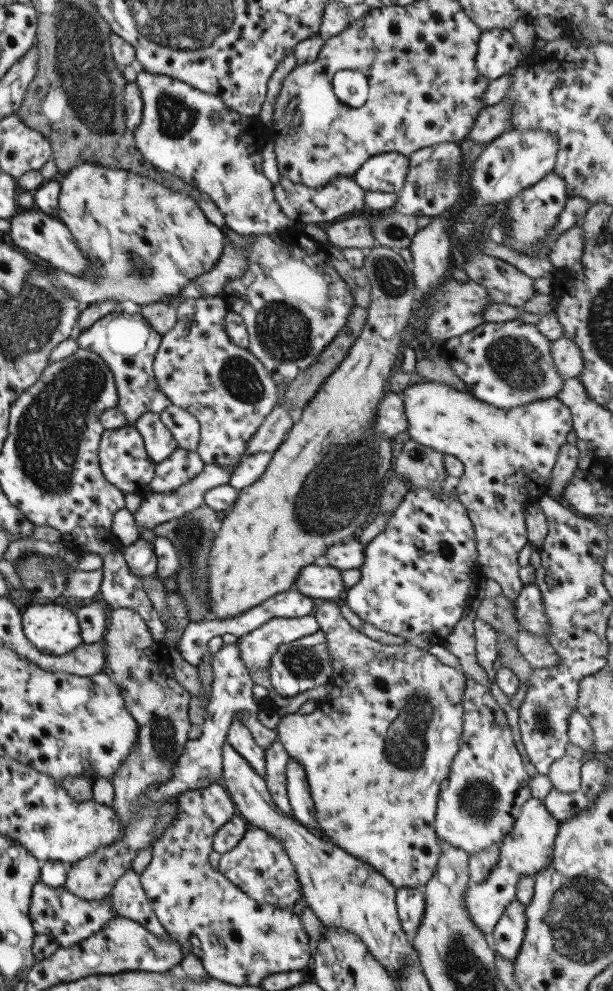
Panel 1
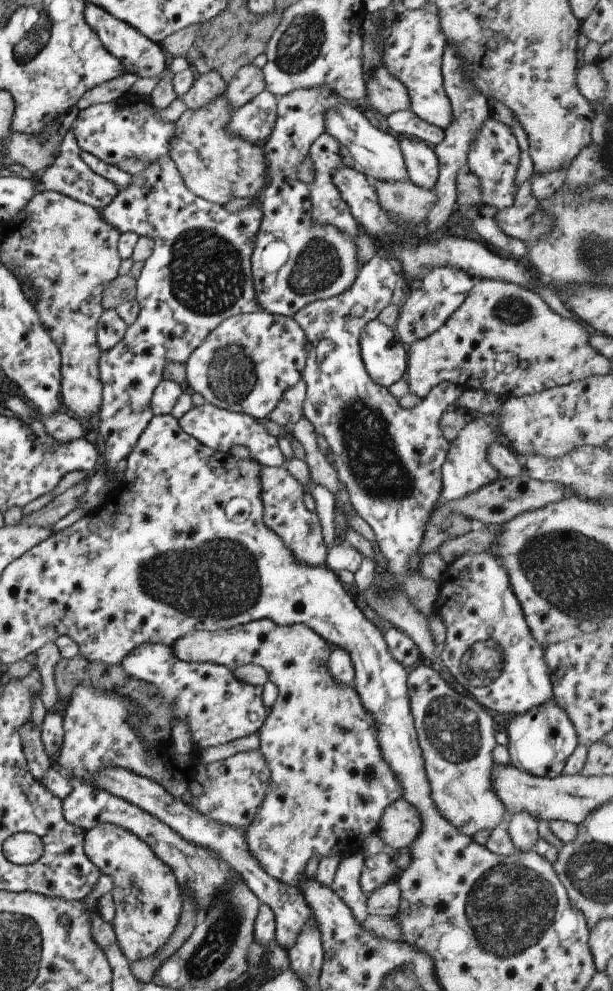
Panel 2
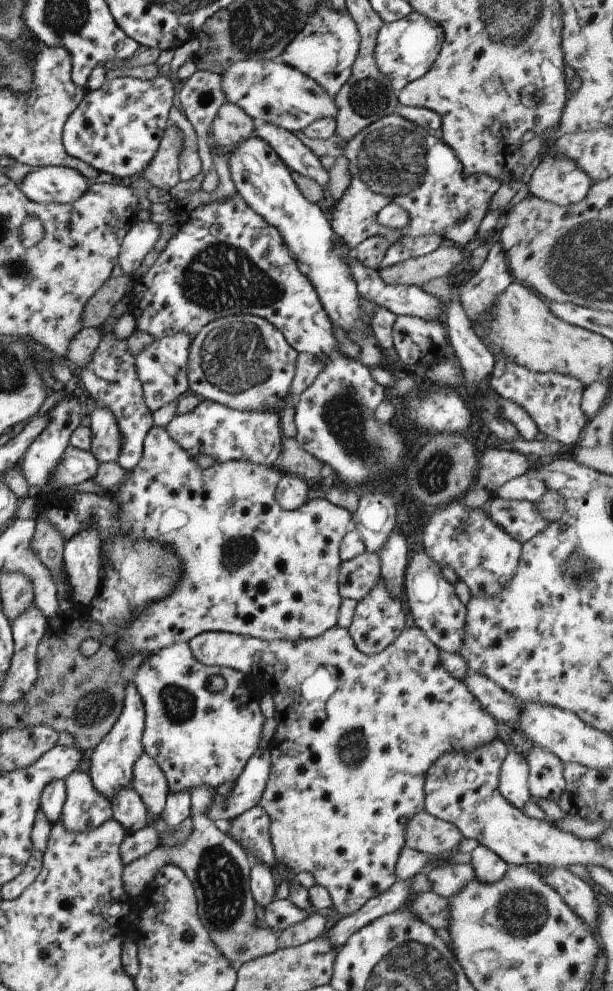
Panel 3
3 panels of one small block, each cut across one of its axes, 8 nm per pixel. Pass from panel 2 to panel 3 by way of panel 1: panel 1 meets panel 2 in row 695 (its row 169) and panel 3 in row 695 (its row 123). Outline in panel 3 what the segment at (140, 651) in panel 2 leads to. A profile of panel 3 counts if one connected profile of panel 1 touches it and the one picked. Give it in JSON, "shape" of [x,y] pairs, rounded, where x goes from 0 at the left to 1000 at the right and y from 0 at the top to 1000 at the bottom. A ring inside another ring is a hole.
{"shape":[[[294,648],[241,660],[212,685],[235,714],[230,753],[235,760],[266,777],[274,799],[308,797],[310,800],[321,793],[351,796],[385,787],[403,766],[423,755],[423,743],[432,726],[413,709],[416,696],[409,682],[374,673],[333,671],[315,664],[303,648]]]}

